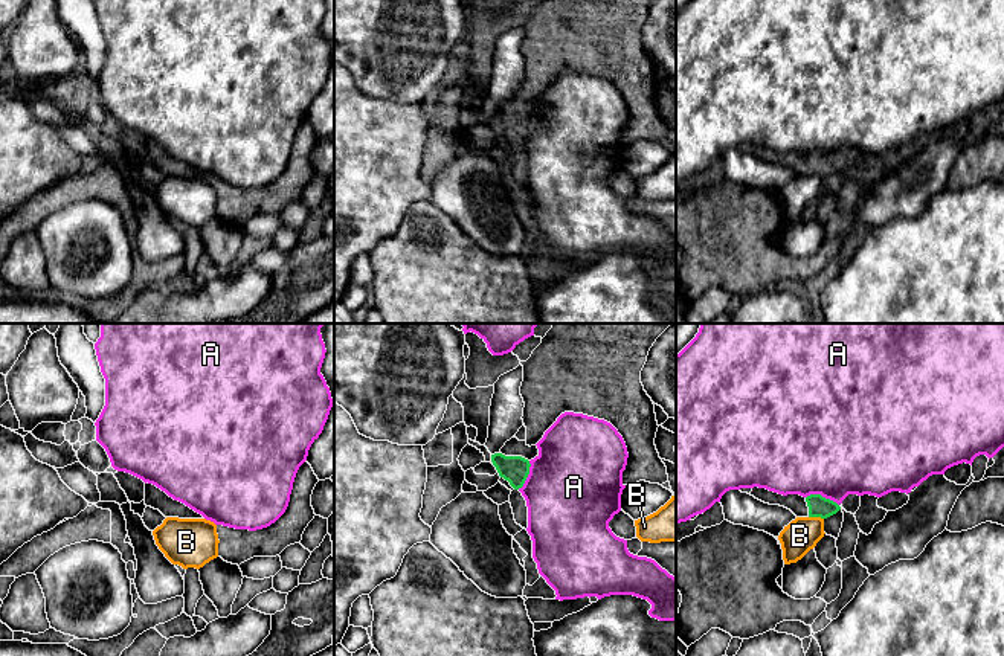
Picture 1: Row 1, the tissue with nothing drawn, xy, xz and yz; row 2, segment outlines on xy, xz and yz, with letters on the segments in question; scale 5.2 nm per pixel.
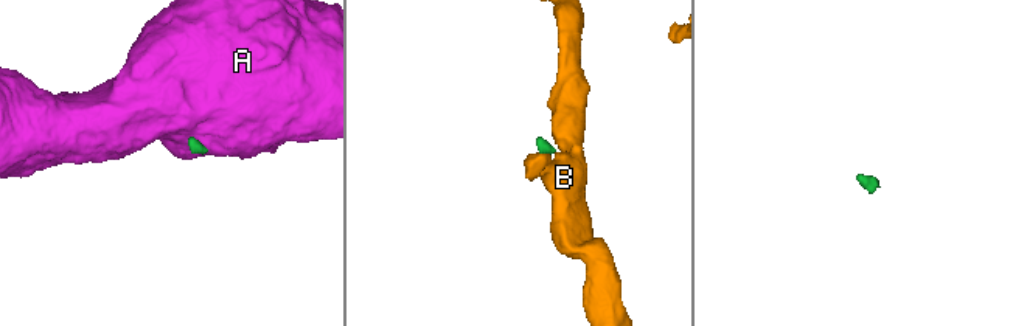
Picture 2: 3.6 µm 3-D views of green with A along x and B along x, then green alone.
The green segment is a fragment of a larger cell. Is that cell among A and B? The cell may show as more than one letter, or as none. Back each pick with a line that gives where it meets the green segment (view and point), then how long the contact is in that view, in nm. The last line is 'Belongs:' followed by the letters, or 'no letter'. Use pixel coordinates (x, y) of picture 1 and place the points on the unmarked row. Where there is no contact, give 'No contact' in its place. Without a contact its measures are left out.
Belongs: no letter

